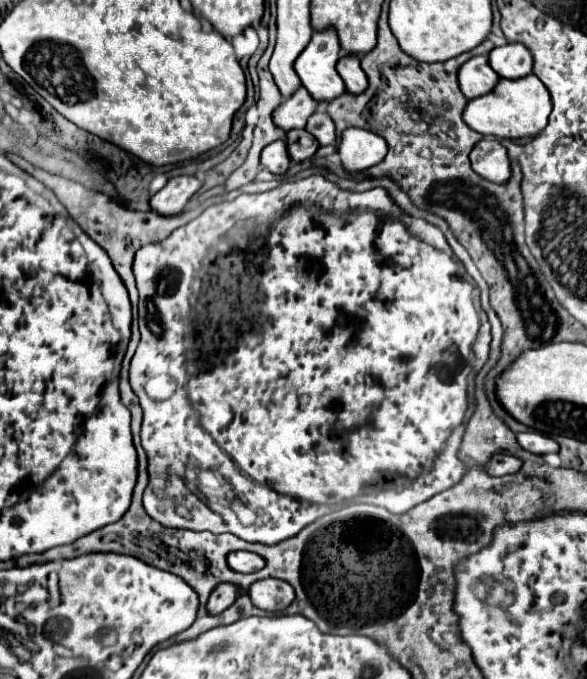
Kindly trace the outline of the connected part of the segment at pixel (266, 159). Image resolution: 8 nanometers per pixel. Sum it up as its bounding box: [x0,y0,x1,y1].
[261,140,291,174]

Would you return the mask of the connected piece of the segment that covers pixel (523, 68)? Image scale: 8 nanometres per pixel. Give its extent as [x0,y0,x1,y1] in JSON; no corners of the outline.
[489,42,531,78]

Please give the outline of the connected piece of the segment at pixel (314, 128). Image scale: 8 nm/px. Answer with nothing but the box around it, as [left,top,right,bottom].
[305,110,335,146]

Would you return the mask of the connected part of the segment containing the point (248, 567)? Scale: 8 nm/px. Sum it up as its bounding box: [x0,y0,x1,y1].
[227,550,265,572]

